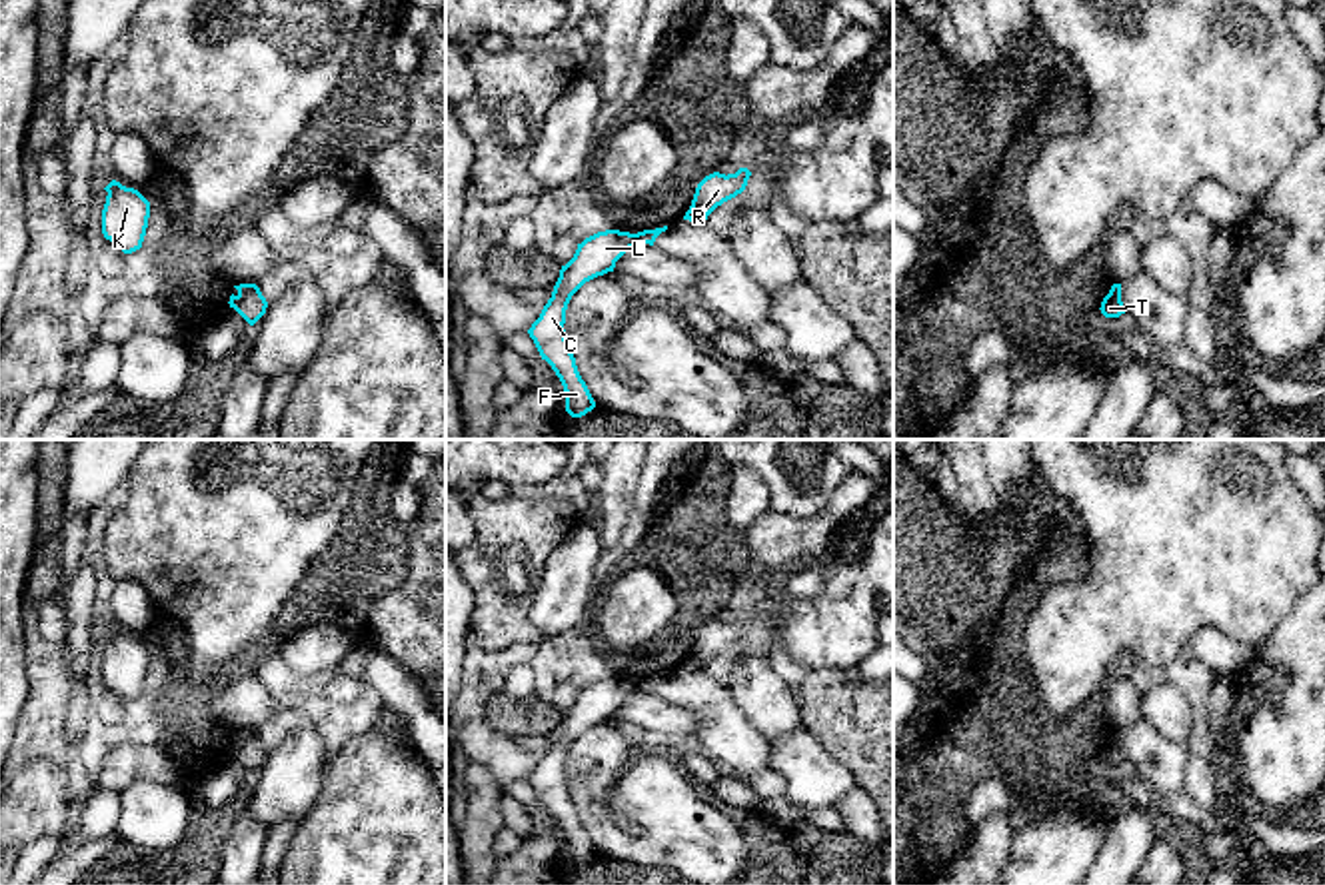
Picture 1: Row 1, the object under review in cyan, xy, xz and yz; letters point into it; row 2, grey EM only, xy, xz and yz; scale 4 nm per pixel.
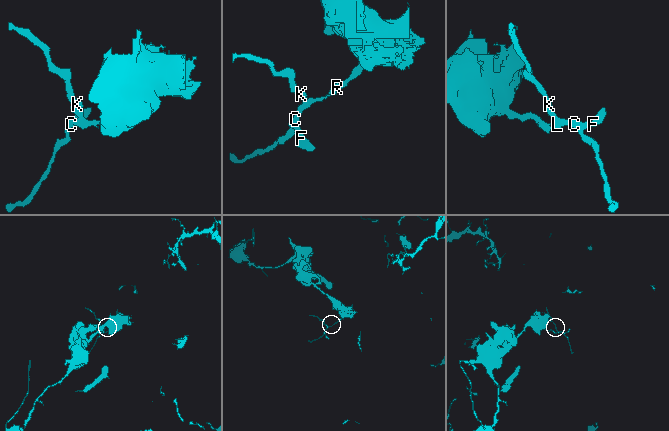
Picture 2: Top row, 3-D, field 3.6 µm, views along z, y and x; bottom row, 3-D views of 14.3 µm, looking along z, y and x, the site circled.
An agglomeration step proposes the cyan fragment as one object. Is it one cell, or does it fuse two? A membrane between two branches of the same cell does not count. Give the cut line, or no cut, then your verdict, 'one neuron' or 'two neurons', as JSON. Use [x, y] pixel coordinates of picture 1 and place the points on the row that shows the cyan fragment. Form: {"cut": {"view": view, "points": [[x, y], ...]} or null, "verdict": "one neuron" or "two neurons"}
{"cut": {"view": "xy", "points": [[238, 296], [232, 306]]}, "verdict": "two neurons"}

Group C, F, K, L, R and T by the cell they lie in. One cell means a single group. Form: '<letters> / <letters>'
C F K L / R T

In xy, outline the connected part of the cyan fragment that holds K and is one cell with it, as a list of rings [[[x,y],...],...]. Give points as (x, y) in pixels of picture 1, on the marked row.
[[[112,180],[106,188],[106,204],[102,210],[102,234],[116,244],[124,254],[142,248],[150,202],[134,188],[126,188]]]

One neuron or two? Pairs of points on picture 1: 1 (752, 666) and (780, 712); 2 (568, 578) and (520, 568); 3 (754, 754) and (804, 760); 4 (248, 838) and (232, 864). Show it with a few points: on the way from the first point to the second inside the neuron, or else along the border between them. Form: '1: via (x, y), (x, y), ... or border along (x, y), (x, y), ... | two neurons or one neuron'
1: via (752, 678), (754, 686), (768, 700) | one neuron
2: border along (568, 534), (546, 562), (528, 618) | two neurons
3: border along (768, 742), (770, 766) | two neurons
4: via (244, 844), (238, 858) | one neuron

